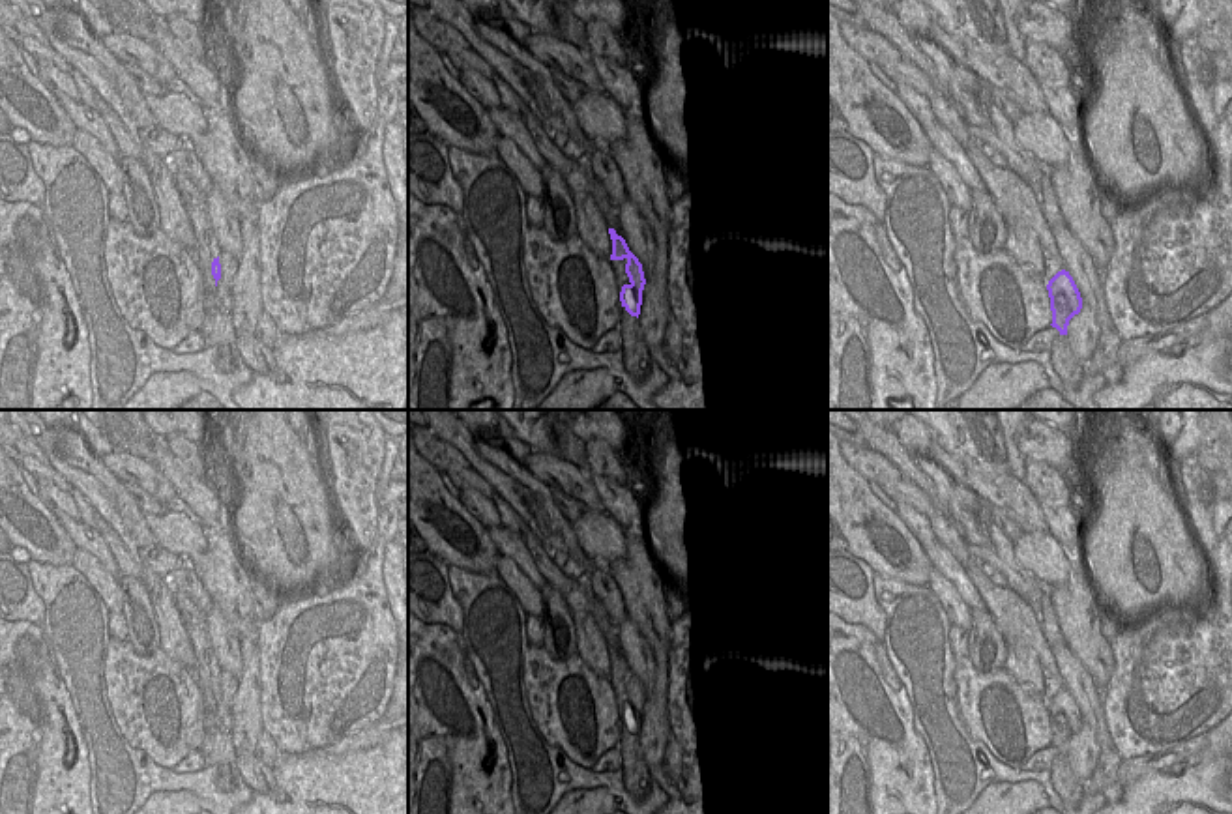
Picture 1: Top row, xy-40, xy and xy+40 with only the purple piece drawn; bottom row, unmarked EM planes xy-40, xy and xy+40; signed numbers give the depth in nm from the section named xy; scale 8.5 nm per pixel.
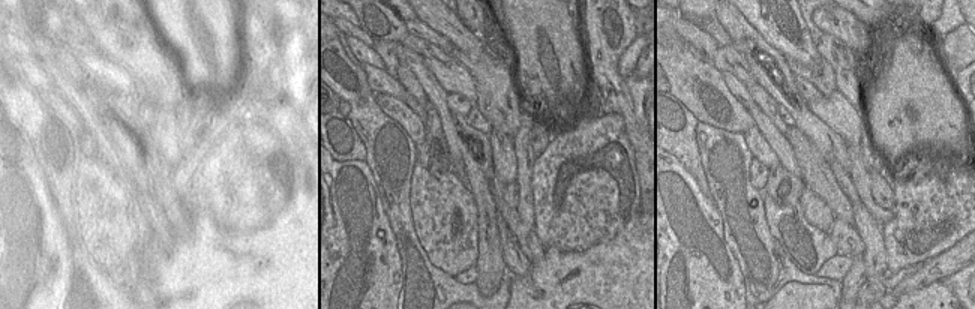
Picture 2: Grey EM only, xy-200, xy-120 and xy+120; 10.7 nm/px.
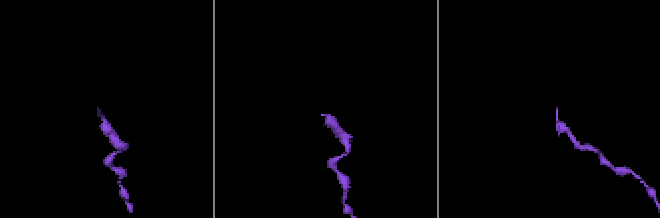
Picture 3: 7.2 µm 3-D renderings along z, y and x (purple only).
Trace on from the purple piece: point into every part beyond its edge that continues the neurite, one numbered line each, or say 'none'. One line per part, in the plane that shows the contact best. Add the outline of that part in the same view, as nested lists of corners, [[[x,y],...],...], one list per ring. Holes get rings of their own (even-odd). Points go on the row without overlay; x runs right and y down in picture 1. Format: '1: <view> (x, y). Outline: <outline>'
1: xy-40 (229, 682). Outline: [[[221,670],[219,683],[221,683],[221,698],[217,700],[217,704],[232,704],[232,698],[238,689],[238,677],[230,672]]]

